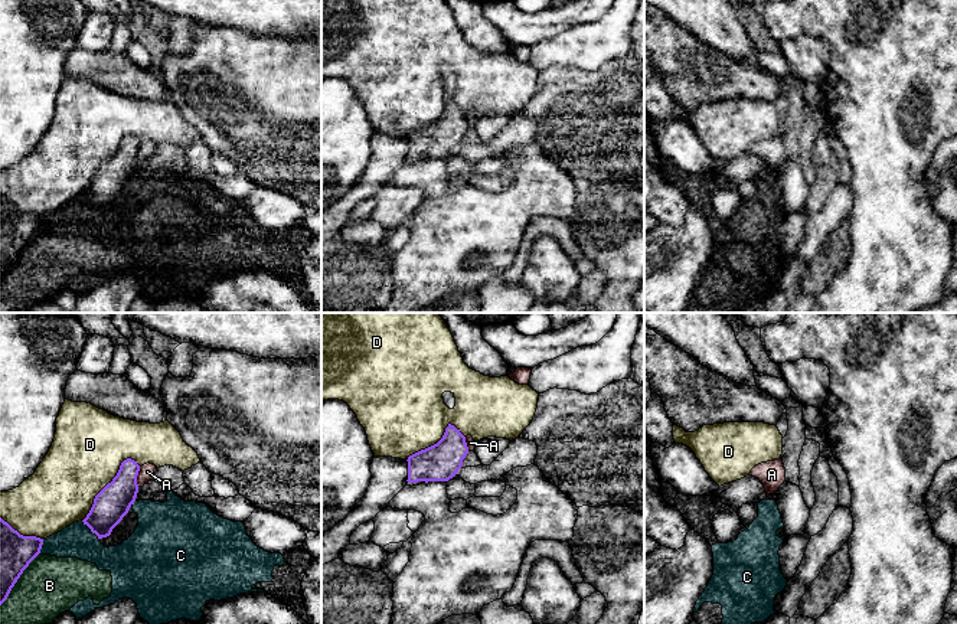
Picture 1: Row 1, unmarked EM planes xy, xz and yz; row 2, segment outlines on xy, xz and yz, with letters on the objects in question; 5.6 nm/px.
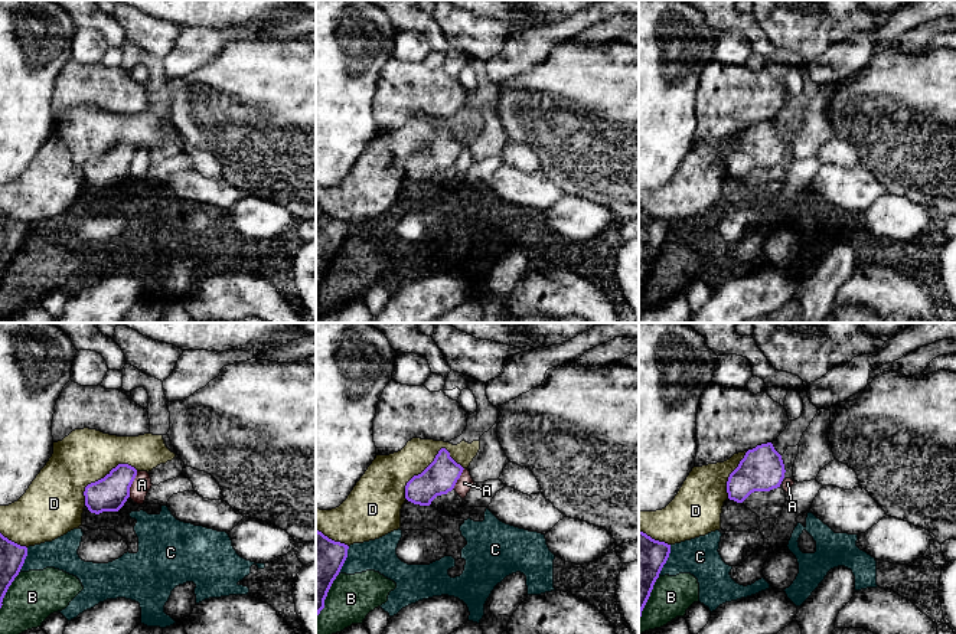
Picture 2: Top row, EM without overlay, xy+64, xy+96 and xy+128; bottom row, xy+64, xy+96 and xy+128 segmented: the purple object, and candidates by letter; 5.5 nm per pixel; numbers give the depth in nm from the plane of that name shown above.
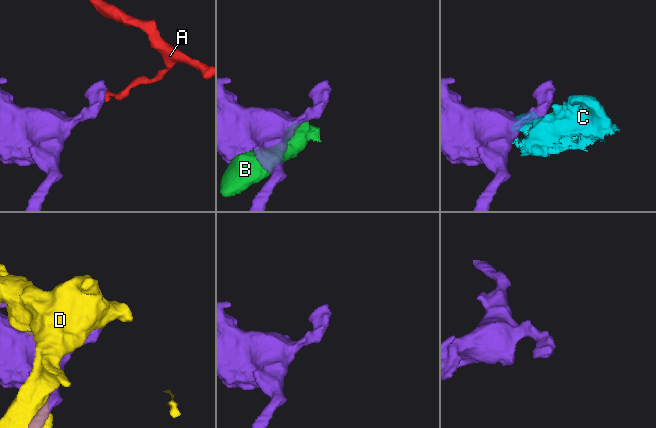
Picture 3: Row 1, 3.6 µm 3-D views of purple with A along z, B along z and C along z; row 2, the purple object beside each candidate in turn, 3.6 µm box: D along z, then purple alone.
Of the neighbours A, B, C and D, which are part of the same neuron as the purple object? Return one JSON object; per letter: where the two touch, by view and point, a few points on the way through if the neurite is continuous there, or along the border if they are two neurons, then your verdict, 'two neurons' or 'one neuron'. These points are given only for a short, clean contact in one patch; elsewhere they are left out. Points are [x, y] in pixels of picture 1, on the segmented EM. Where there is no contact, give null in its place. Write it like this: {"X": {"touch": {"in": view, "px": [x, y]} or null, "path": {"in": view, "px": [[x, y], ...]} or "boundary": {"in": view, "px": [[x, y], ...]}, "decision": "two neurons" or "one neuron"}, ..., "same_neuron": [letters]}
{"A": {"touch": {"in": "xy", "px": [136, 477]}, "boundary": {"in": "xy", "px": [[140, 467], [137, 486]]}, "decision": "two neurons"}, "B": {"touch": {"in": "xy", "px": [18, 578]}, "decision": "two neurons"}, "C": {"touch": {"in": "xy", "px": [91, 531]}, "decision": "two neurons"}, "D": {"touch": {"in": "xy", "px": [107, 484]}, "decision": "two neurons"}, "same_neuron": []}

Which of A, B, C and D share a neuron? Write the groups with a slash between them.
A / B C / D

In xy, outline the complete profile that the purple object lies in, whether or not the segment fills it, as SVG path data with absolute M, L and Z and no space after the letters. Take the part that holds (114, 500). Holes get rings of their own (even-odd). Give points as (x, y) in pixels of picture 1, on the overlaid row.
M124 460L112 481L95 496L94 504L82 522L98 539L110 536L134 504L138 493L138 471L137 461Z

